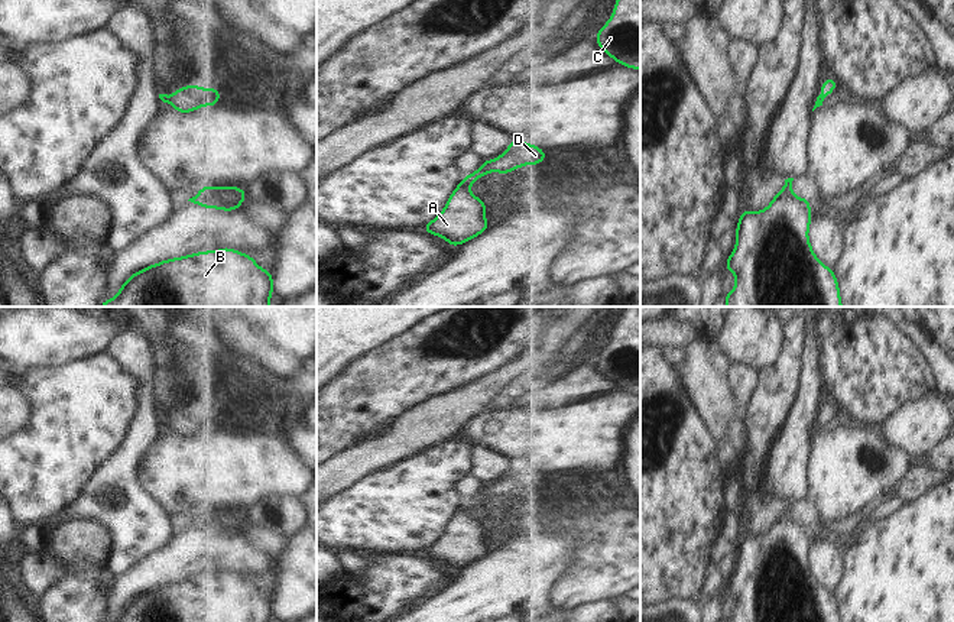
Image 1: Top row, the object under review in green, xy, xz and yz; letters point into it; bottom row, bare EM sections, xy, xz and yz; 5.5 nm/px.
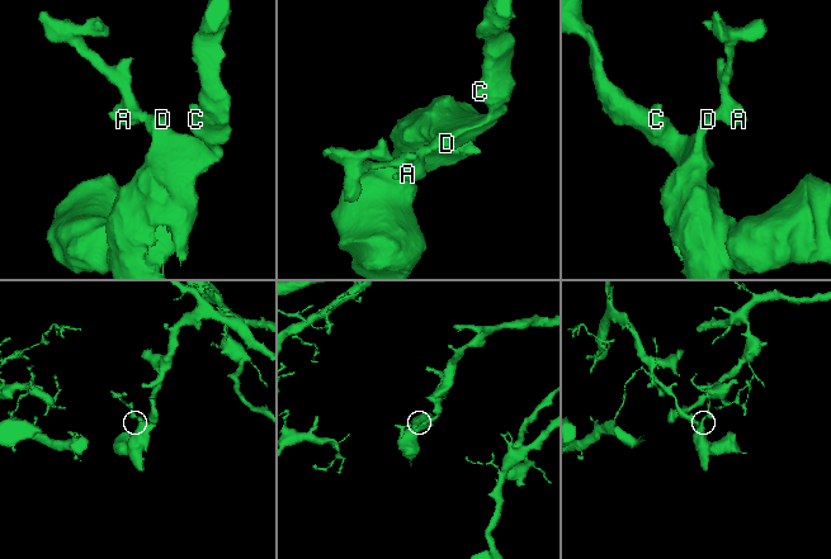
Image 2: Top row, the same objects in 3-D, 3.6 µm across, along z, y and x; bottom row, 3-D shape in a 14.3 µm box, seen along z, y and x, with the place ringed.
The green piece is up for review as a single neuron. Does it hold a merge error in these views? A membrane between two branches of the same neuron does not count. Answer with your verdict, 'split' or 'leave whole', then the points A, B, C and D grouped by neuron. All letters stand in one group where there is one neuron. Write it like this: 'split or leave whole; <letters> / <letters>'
leave whole; A B C D

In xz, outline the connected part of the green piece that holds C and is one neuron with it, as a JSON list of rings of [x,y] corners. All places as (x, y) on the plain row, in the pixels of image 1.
[[[623,307],[613,337],[594,365],[622,391],[640,393],[640,307]]]

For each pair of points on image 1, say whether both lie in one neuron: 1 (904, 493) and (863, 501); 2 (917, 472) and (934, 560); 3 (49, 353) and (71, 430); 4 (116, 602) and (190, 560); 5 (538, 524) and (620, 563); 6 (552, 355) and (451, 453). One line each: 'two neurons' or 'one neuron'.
1: two neurons
2: two neurons
3: two neurons
4: one neuron
5: one neuron
6: two neurons

